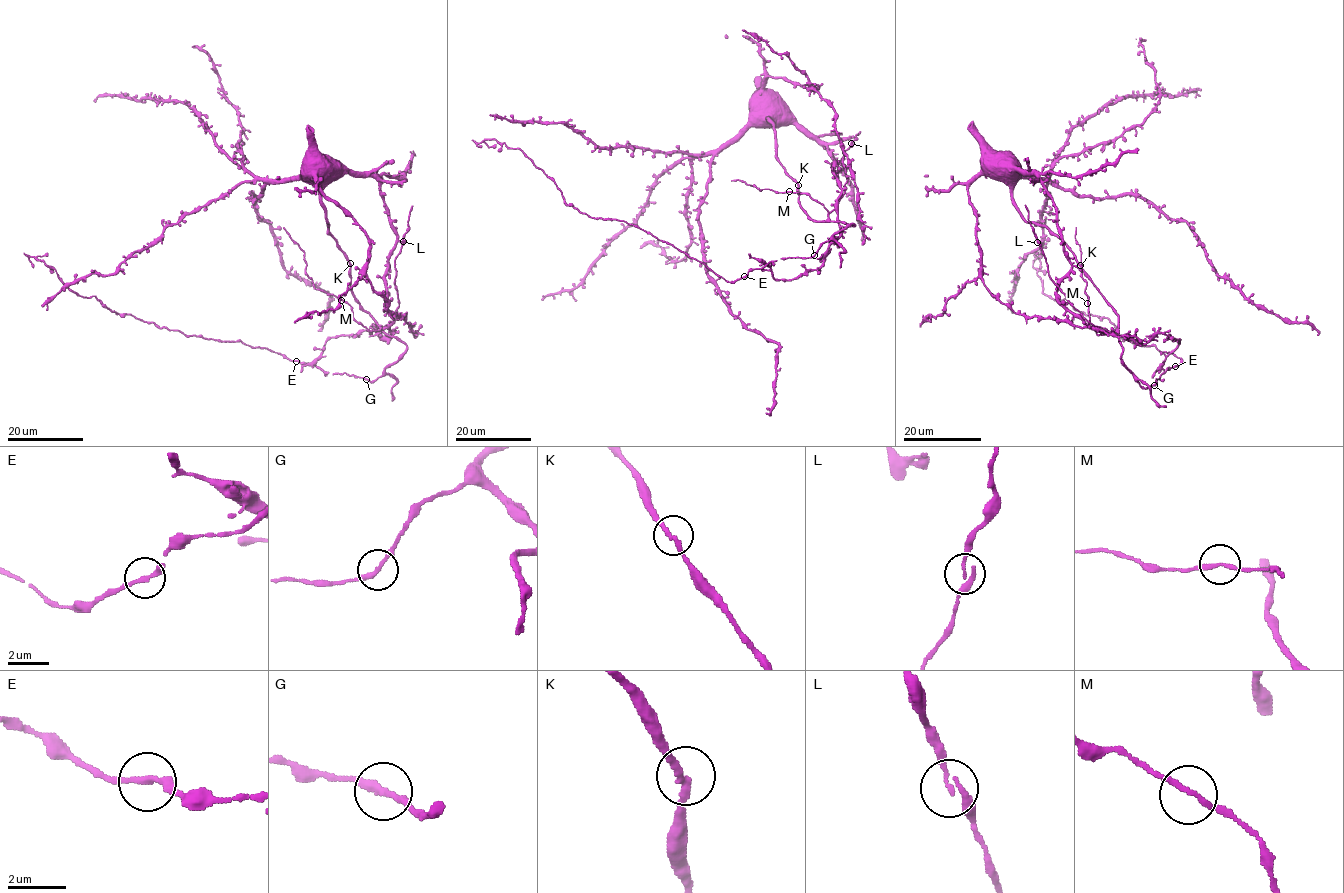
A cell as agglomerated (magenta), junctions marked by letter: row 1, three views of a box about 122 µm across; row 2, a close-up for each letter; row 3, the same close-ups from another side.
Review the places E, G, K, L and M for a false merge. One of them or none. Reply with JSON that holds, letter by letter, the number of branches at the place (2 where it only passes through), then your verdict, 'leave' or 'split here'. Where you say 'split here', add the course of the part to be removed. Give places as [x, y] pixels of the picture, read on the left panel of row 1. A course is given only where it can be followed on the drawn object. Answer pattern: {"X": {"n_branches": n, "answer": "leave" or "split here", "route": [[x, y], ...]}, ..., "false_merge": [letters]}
{"E": {"n_branches": 2, "answer": "leave"}, "G": {"n_branches": 2, "answer": "leave"}, "K": {"n_branches": 2, "answer": "leave"}, "L": {"n_branches": 2, "answer": "leave"}, "M": {"n_branches": 2, "answer": "leave"}, "false_merge": []}

